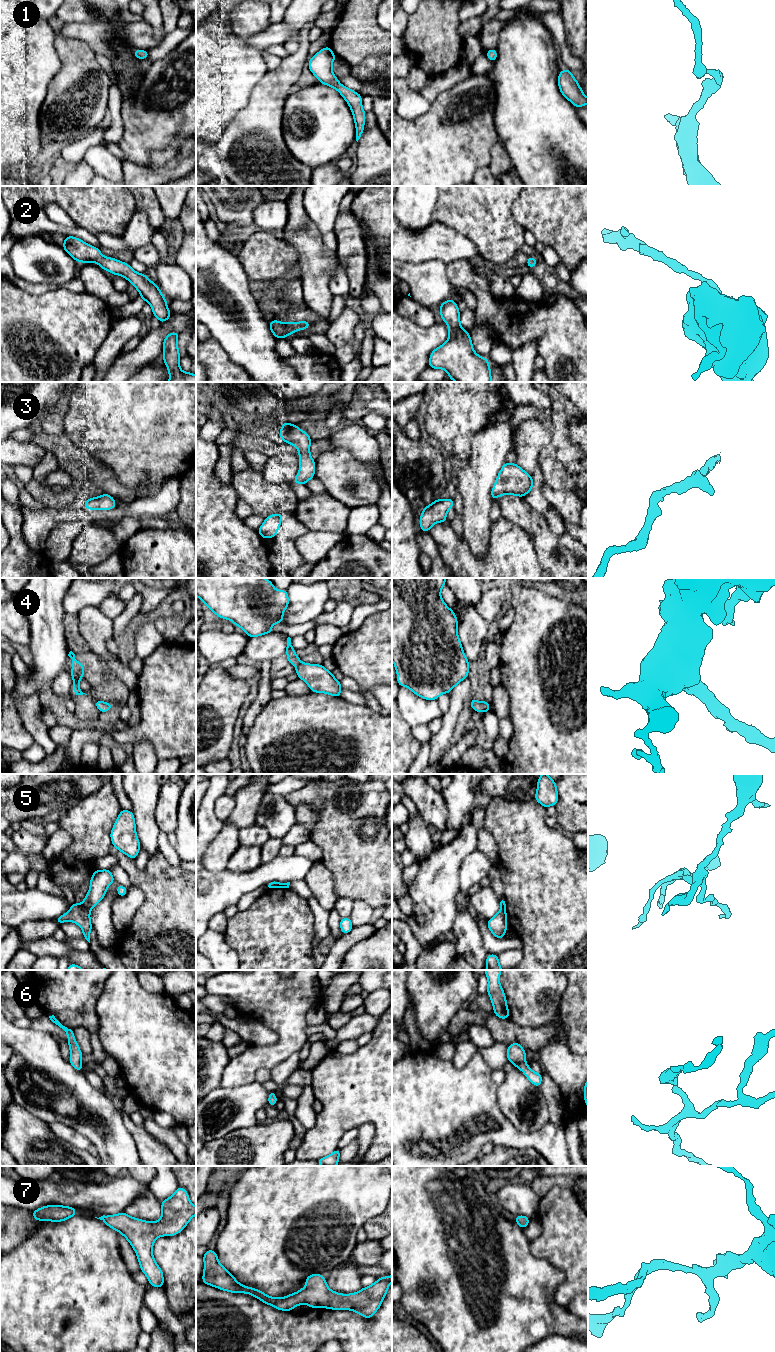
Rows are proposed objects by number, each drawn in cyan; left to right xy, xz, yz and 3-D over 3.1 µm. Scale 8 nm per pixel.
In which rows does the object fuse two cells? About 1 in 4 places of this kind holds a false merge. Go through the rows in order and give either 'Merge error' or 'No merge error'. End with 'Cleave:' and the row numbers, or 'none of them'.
1: No merge error
2: No merge error
3: No merge error
4: No merge error
5: Merge error
6: No merge error
7: No merge error
Cleave: 5

